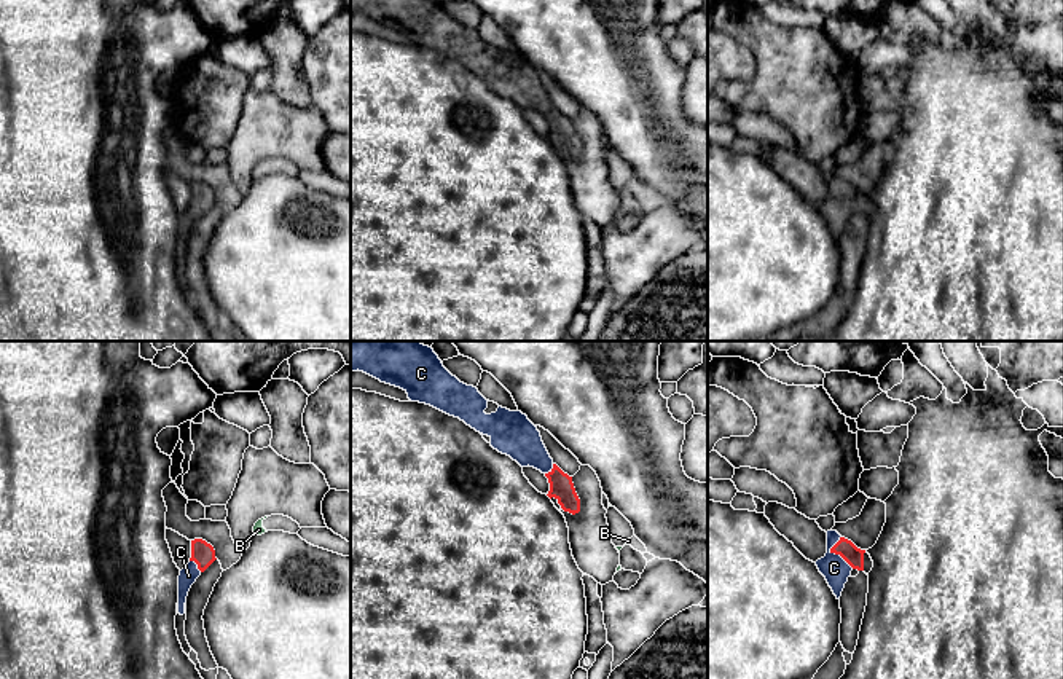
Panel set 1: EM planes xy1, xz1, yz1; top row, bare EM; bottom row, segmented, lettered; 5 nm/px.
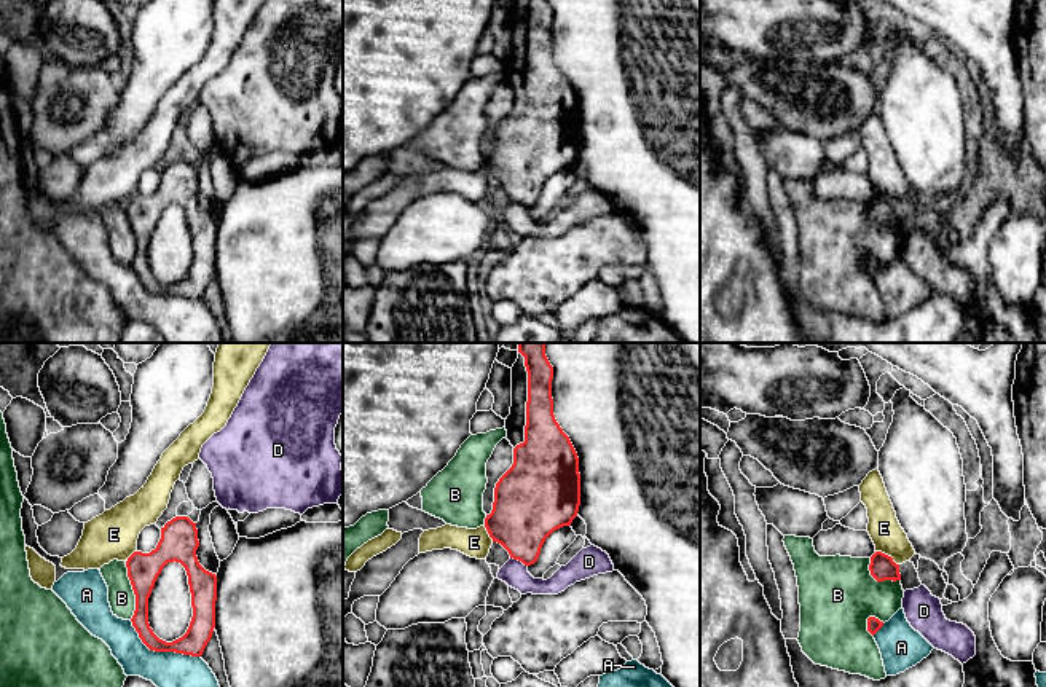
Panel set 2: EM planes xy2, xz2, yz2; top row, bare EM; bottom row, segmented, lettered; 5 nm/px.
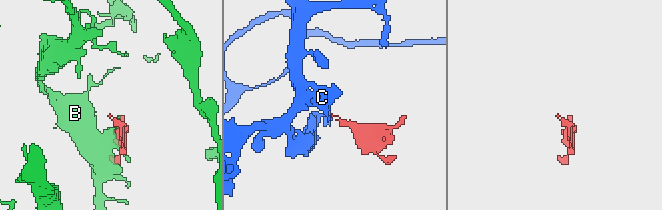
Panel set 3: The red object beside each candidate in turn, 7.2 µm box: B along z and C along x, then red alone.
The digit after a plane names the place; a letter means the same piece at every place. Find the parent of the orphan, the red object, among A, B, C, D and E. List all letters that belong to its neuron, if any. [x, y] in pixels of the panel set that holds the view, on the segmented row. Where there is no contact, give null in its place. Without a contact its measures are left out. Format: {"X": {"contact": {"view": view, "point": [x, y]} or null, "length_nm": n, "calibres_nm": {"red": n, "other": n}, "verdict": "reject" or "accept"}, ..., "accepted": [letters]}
{"A": {"contact": {"view": "xy2", "point": [161, 651]}, "length_nm": 400, "calibres_nm": {"red": 130, "other": 180}, "verdict": "reject"}, "B": {"contact": {"view": "xy2", "point": [133, 588]}, "length_nm": 300, "calibres_nm": {"red": 160, "other": 140}, "verdict": "reject"}, "C": {"contact": {"view": "yz1", "point": [835, 553]}, "length_nm": 180, "calibres_nm": {"red": 100, "other": 140}, "verdict": "accept"}, "D": {"contact": {"view": "xz2", "point": [519, 560]}, "length_nm": 100, "calibres_nm": {"red": 340, "other": 140}, "verdict": "reject"}, "E": {"contact": {"view": "yz2", "point": [887, 555]}, "length_nm": 140, "calibres_nm": {"red": 130, "other": 160}, "verdict": "reject"}, "accepted": ["C"]}

